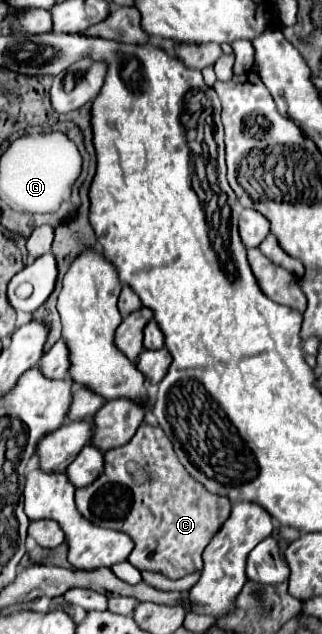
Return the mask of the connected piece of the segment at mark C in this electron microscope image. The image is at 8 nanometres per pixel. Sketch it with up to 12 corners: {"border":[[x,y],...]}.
{"border":[[143,423],[77,489],[79,513],[181,579],[231,513]]}

